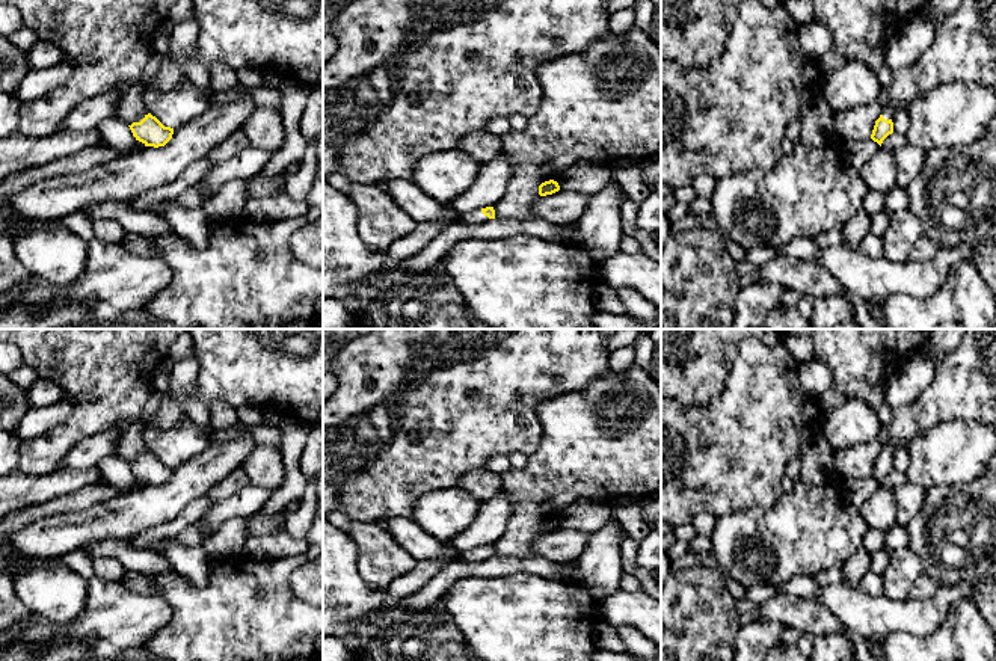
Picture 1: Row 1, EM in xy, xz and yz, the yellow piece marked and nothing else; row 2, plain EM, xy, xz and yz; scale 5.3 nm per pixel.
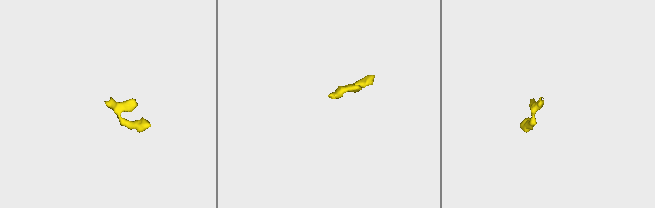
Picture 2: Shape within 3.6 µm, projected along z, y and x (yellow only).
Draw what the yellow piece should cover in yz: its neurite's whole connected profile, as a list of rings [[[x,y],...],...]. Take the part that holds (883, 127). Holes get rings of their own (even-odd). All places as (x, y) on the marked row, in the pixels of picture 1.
[[[961,0],[924,51],[919,68],[915,98],[887,106],[875,121],[871,139],[880,146],[893,133],[893,115],[940,85],[963,81],[996,91],[996,0]]]

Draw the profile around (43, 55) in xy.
[[[39,41],[26,51],[26,60],[32,69],[42,69],[62,62],[65,53],[51,42]]]

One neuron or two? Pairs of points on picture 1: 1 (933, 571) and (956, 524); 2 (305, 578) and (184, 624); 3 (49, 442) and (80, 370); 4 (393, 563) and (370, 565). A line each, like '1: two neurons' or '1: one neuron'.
1: one neuron
2: two neurons
3: one neuron
4: one neuron

